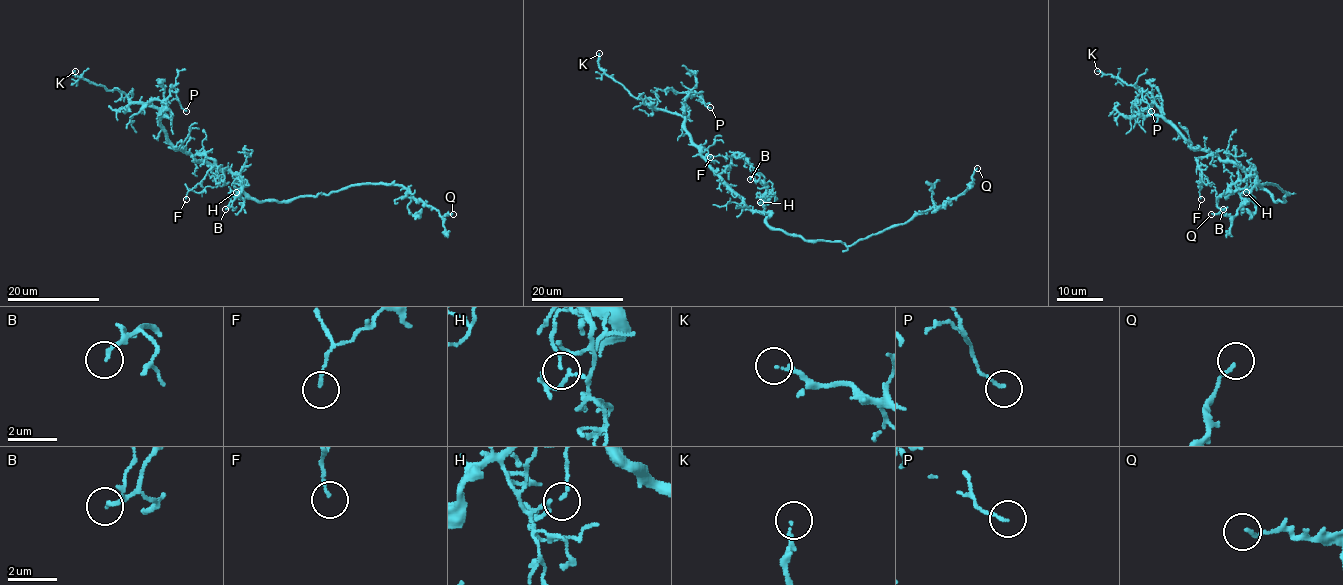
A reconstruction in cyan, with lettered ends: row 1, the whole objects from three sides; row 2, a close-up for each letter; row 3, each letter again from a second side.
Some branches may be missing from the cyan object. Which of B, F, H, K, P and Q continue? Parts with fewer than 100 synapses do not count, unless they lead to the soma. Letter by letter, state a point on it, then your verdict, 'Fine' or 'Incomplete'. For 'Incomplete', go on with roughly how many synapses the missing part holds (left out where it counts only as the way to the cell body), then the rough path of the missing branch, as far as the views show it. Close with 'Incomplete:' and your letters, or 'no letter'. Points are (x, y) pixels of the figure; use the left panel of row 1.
B: Place: (225, 209). Fine
F: Place: (186, 199). Fine
H: Place: (236, 192). Fine
K: Place: (75, 71). Incomplete. Course of what is missing: (75, 71), (67, 86), (52, 82), (47, 77), (45, 69), (48, 64), (66, 49)
P: Place: (186, 111). Fine
Q: Place: (453, 214). Fine
Incomplete: K

